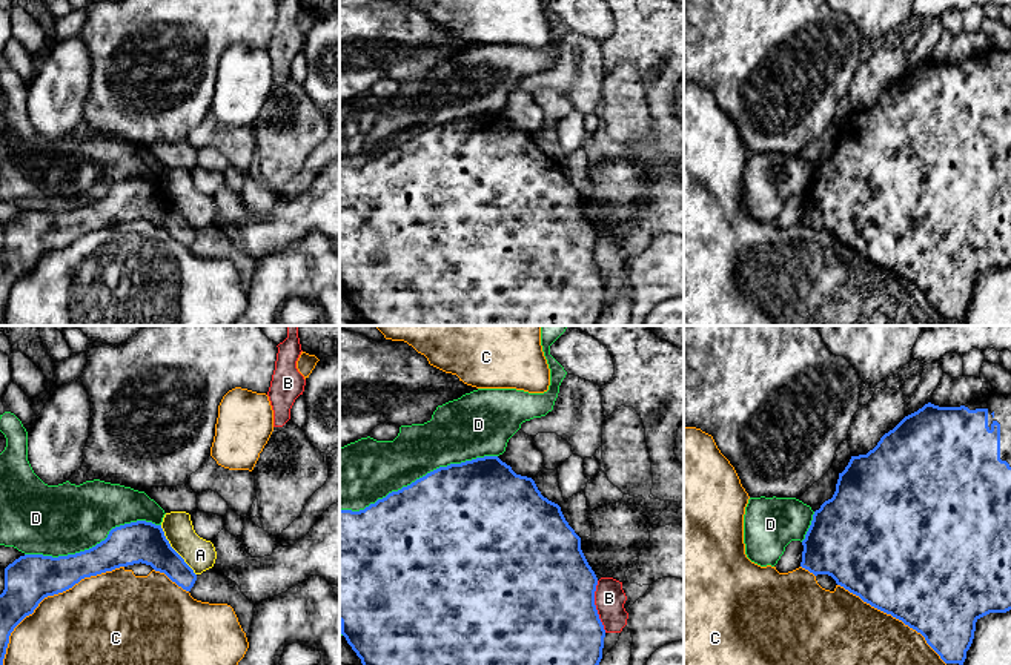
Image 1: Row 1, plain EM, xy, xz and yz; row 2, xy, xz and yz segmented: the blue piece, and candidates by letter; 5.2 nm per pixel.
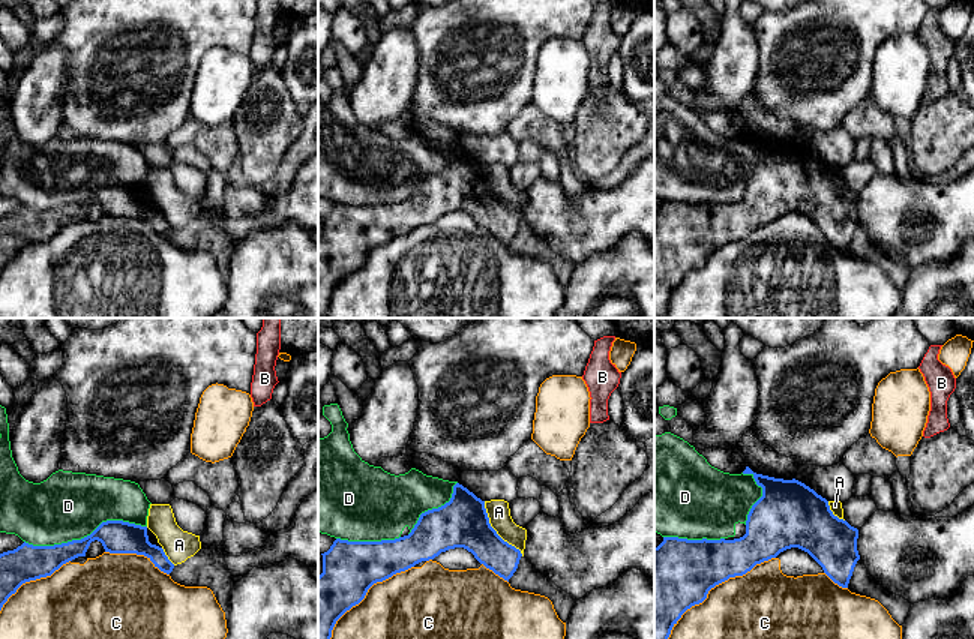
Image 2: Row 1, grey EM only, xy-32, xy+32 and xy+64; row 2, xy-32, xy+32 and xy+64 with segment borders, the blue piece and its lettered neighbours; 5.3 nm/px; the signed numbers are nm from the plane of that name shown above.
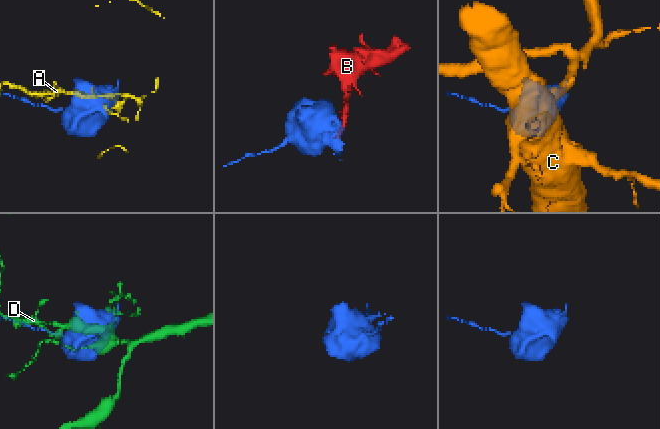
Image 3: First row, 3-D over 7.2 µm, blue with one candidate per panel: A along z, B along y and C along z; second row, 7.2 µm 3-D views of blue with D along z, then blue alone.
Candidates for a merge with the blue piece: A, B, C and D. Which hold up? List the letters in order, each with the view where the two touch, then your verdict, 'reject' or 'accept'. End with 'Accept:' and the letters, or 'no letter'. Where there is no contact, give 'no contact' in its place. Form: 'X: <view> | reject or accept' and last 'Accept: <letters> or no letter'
A: xy | reject
B: xz | reject
C: xy | reject
D: xz | reject
Accept: no letter

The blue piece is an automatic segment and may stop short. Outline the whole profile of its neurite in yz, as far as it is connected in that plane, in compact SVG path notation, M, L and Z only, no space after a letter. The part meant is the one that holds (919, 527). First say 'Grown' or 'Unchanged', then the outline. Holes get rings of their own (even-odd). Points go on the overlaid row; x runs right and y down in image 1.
Grown. M982 393L960 407L939 407L928 402L905 416L867 455L851 456L845 470L839 473L833 498L814 511L802 545L802 568L814 576L831 576L837 585L859 596L863 602L920 633L945 663L963 665L974 639L976 622L989 613L1011 610L1011 395Z

